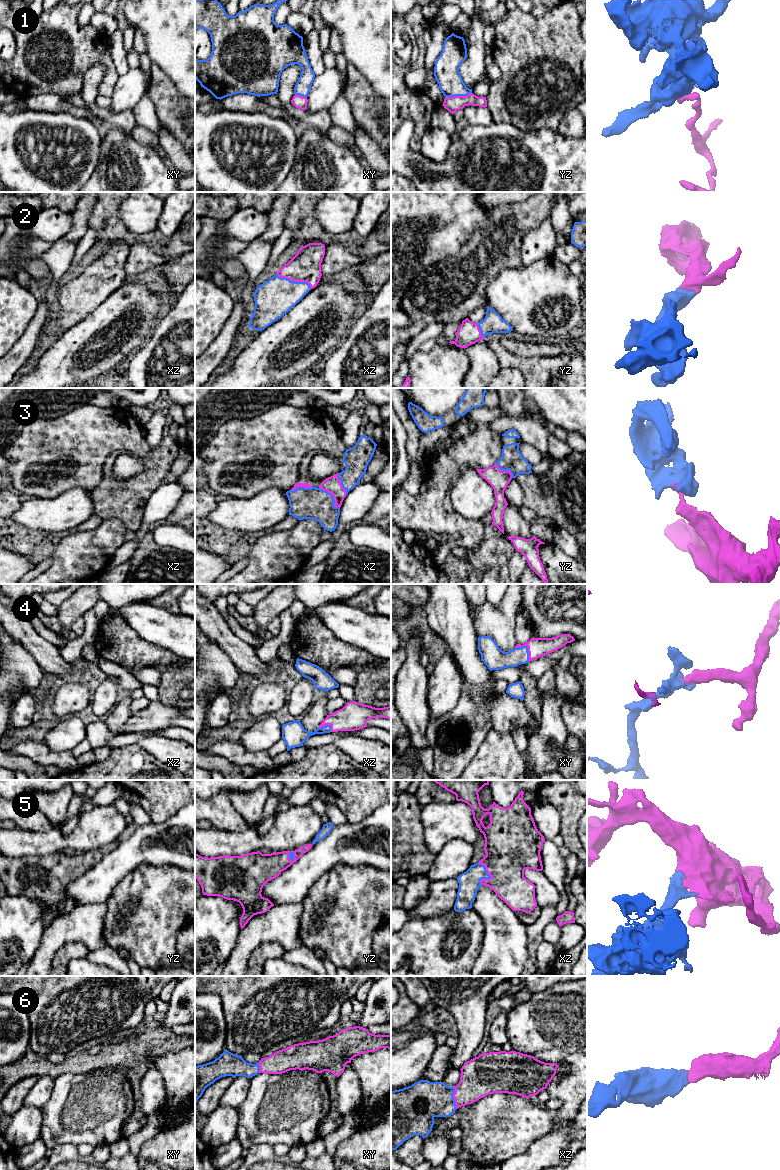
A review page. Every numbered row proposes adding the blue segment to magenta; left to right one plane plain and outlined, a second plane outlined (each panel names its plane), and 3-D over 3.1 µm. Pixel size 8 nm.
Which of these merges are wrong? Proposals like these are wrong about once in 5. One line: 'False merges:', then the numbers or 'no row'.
False merges: 1

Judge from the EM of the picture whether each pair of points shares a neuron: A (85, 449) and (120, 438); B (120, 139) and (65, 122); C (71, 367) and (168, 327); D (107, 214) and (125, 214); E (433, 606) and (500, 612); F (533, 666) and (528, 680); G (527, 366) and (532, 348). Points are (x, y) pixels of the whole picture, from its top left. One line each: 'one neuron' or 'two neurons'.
A: one neuron
B: two neurons
C: two neurons
D: two neurons
E: two neurons
F: two neurons
G: two neurons

